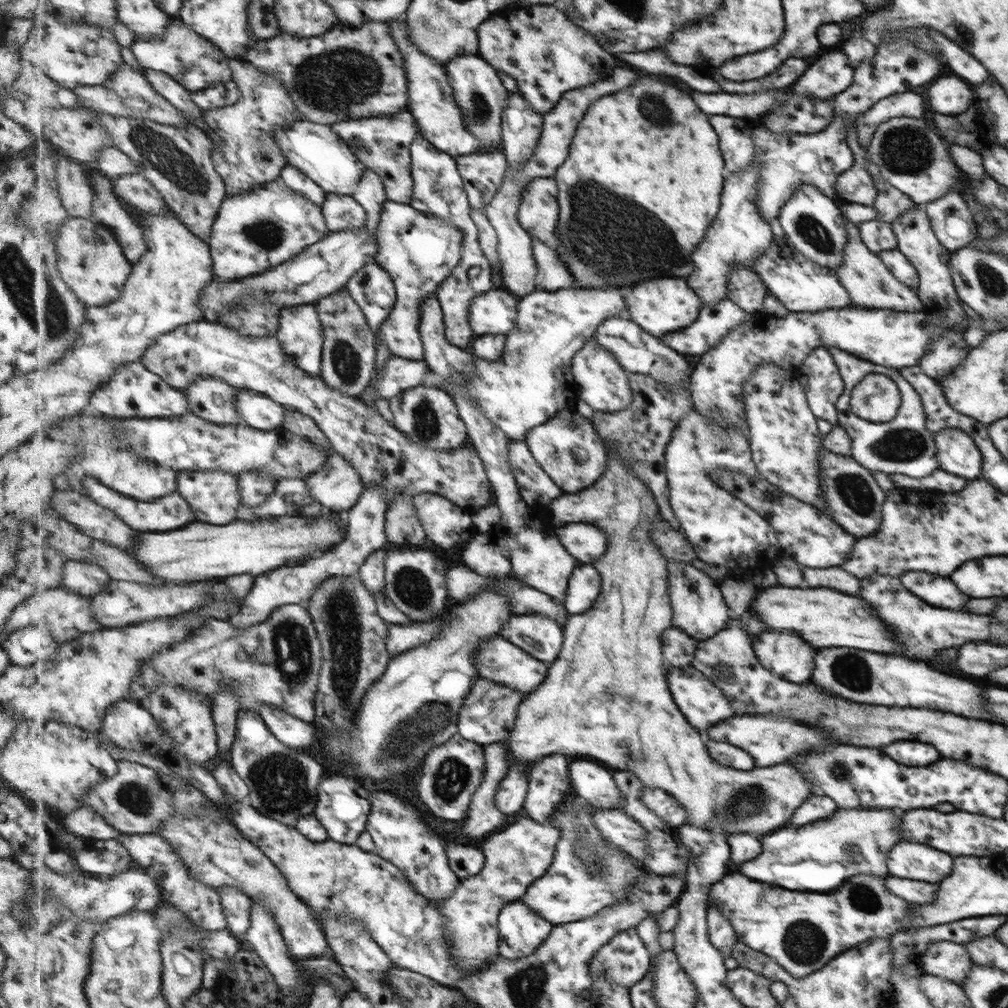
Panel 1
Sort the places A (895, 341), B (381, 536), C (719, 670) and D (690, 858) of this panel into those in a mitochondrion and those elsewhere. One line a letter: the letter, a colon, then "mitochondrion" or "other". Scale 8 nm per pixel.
A: other
B: other
C: other
D: other

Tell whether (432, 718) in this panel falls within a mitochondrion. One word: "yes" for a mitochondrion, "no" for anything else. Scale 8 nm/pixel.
yes

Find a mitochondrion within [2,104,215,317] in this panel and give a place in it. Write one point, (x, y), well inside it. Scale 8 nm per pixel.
(161, 152)

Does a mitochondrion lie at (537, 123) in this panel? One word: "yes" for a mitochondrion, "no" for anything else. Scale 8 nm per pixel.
no

